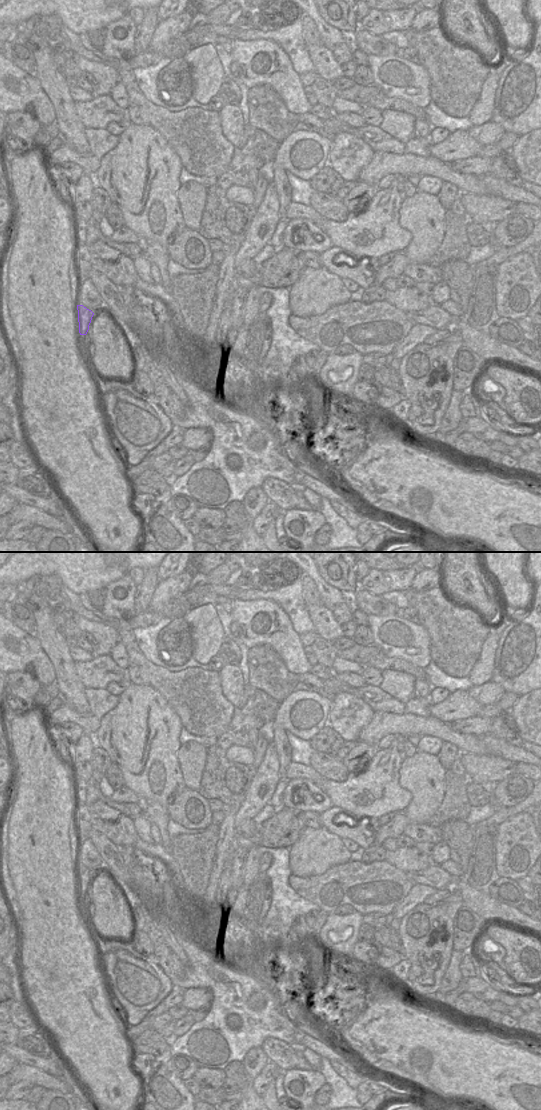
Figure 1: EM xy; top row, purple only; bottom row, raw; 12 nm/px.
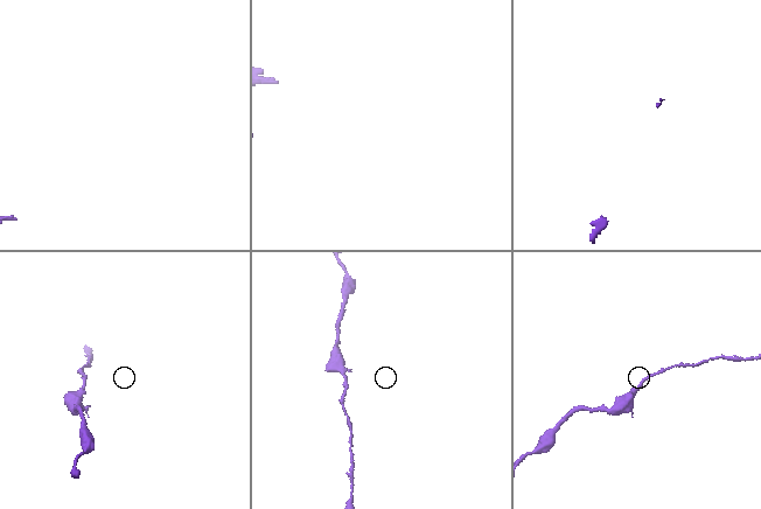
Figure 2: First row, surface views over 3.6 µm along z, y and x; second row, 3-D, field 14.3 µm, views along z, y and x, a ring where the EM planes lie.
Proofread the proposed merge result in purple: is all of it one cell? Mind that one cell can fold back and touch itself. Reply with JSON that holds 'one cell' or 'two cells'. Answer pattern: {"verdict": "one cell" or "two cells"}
{"verdict": "two cells"}

